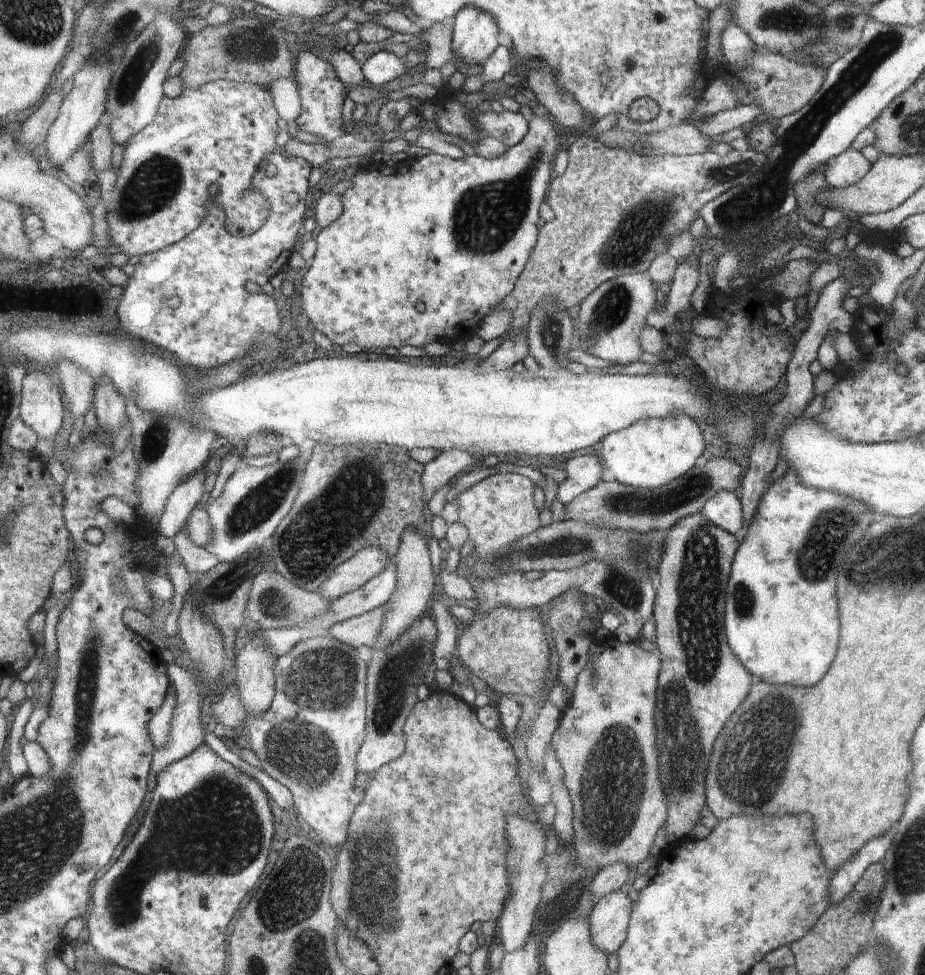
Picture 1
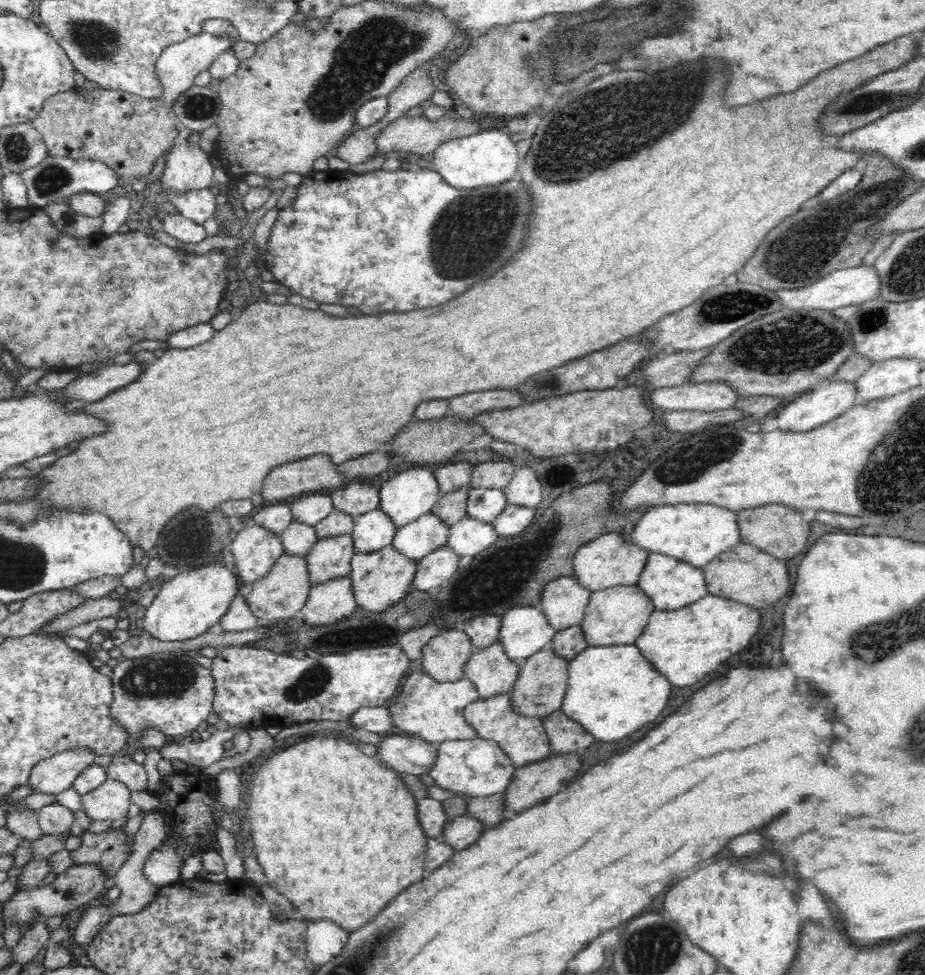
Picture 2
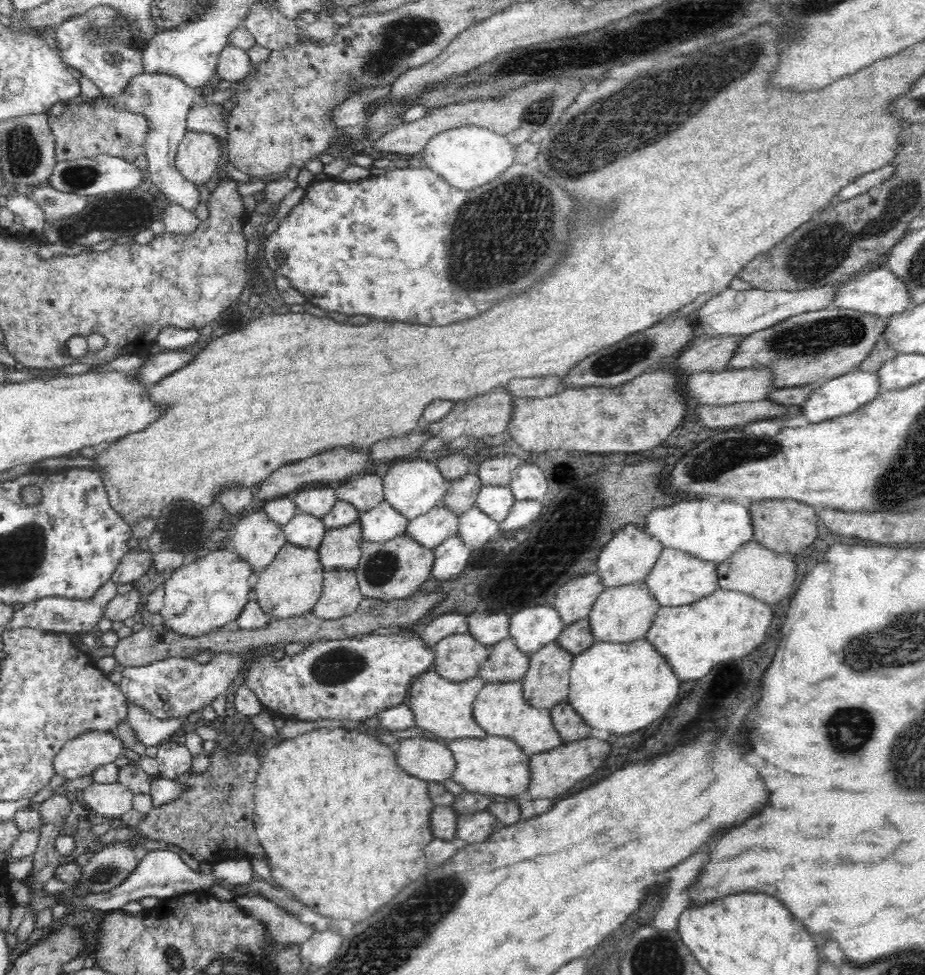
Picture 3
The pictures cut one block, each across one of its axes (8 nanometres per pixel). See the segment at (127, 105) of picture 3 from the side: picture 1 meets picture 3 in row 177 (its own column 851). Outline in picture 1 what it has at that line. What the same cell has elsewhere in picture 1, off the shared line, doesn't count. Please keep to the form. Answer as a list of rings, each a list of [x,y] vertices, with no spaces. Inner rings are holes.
[[[855,149],[841,152],[833,160],[828,162],[826,168],[826,182],[831,188],[846,188],[862,180],[868,174],[871,163],[860,151]]]

